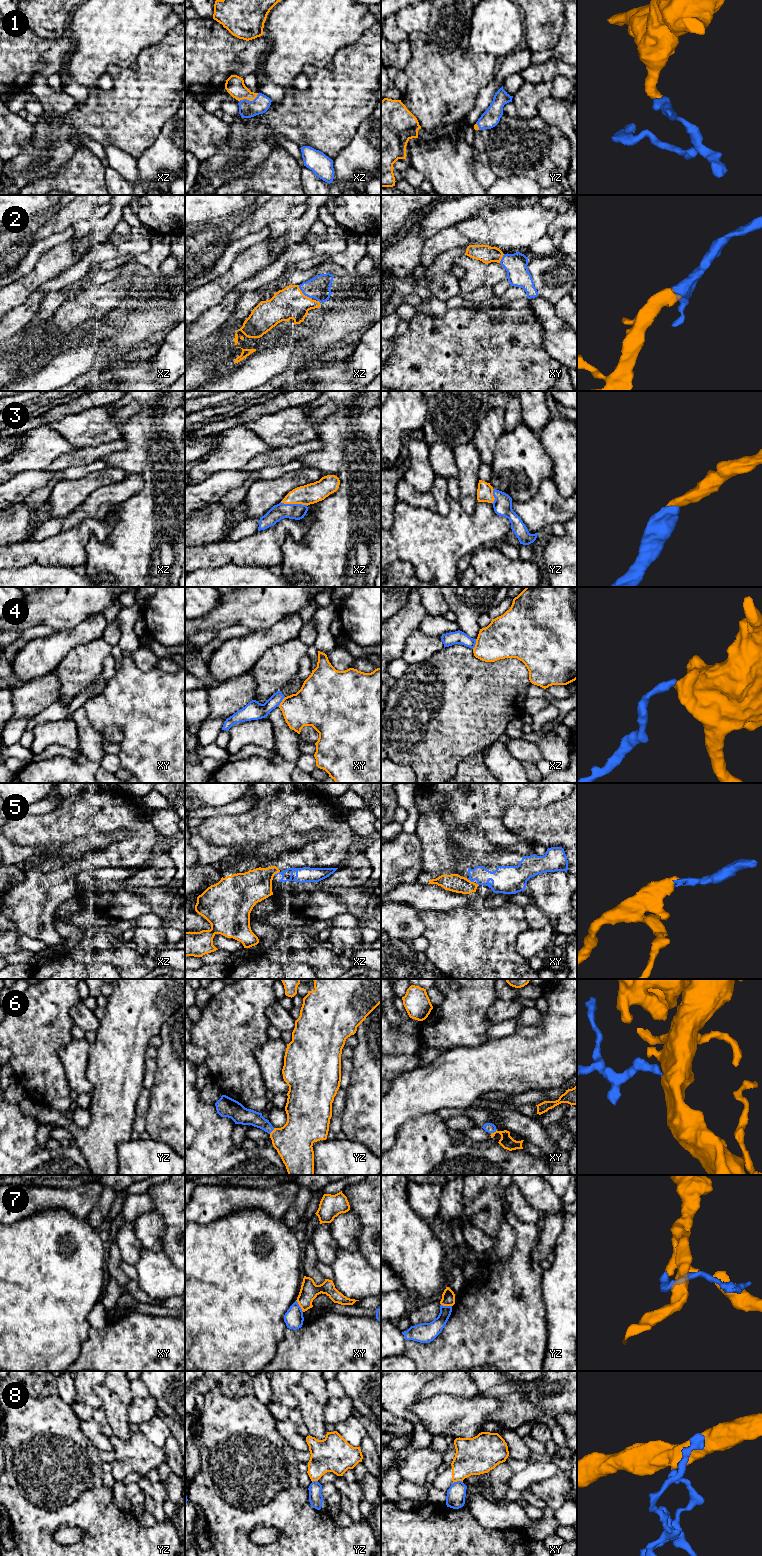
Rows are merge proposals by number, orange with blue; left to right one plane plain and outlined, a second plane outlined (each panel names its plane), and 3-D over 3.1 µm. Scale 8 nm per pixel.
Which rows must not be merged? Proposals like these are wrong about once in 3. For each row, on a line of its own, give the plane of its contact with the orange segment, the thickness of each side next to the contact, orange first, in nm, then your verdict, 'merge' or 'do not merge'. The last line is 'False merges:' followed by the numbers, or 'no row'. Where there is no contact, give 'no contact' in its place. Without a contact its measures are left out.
1: meets orange in xz; 150 nm thick on the orange side, 140 nm on the other; merge
2: meets orange in xz; 260 nm thick on the orange side, 180 nm on the other; merge
3: meets orange in xz; 160 nm thick on the orange side, 130 nm on the other; merge
4: meets orange in xy; 320 nm thick on the orange side, 150 nm on the other; do not merge
5: meets orange in xz; 260 nm thick on the orange side, 130 nm on the other; do not merge
6: meets orange in xy; 110 nm thick on the orange side, 80 nm on the other; merge
7: meets orange in xy; 150 nm thick on the orange side, 150 nm on the other; do not merge
8: meets orange in xy; 300 nm thick on the orange side, 150 nm on the other; do not merge
False merges: 4, 5, 7, 8

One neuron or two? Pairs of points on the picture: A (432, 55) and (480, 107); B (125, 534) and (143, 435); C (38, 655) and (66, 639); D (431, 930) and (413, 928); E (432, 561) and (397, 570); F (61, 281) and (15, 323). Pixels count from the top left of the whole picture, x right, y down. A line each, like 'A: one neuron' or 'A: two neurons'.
A: two neurons
B: one neuron
C: one neuron
D: two neurons
E: two neurons
F: two neurons

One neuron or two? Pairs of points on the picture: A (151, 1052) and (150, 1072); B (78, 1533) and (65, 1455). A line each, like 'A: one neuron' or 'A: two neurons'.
A: one neuron
B: two neurons

